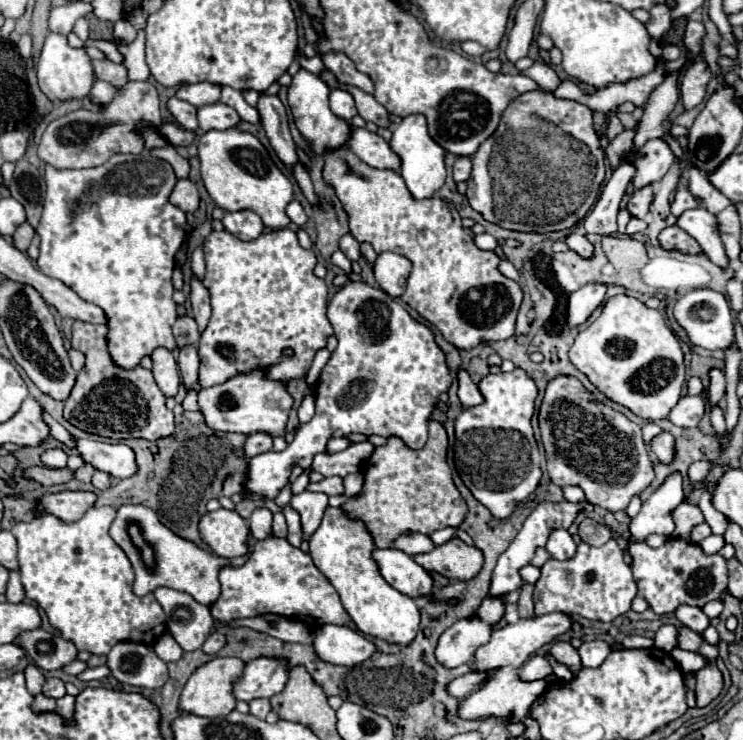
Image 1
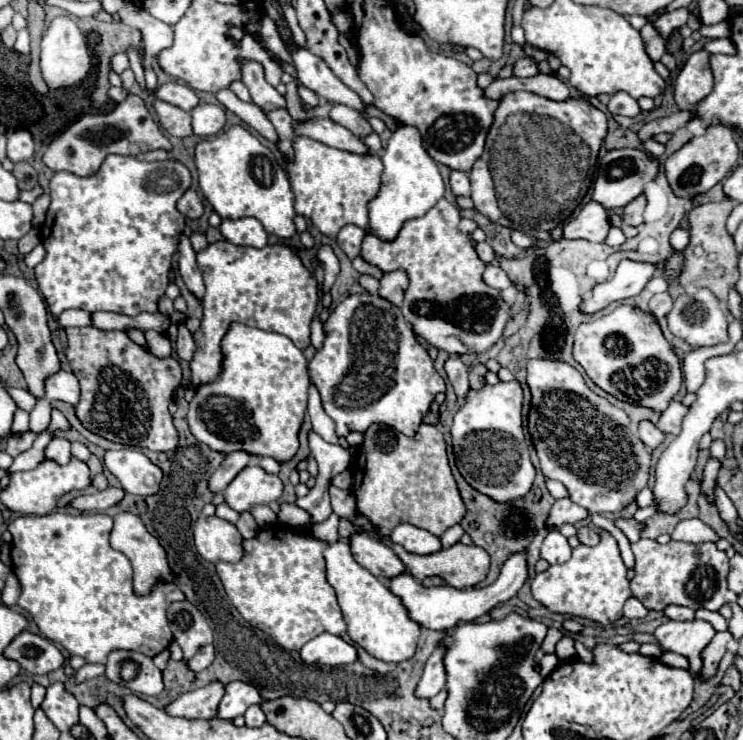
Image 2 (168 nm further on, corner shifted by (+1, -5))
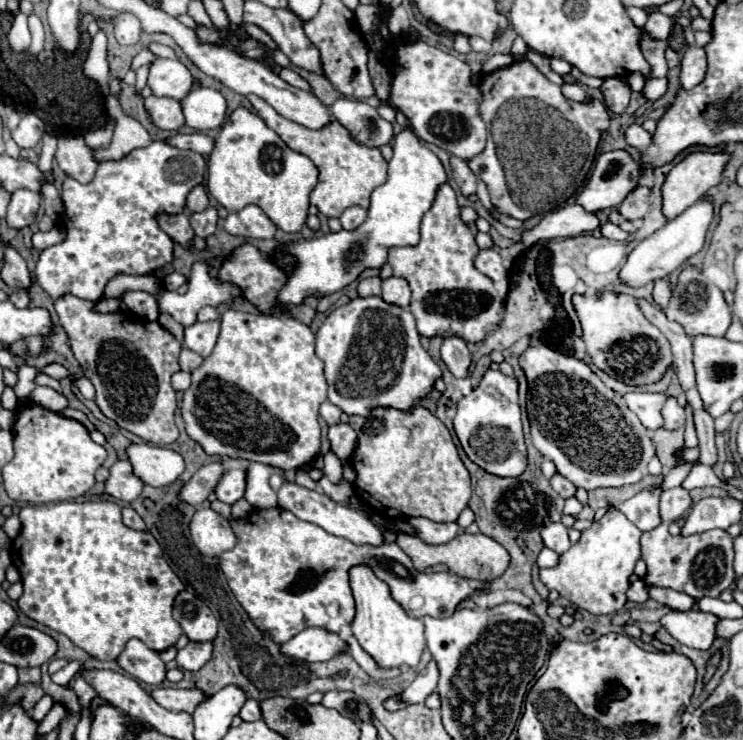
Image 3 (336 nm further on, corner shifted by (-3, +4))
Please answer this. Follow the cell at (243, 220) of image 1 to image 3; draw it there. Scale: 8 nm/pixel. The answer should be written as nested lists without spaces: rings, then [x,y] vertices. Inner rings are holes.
[[[248,205],[240,211],[232,211],[224,221],[224,229],[230,235],[240,235],[246,239],[272,239],[276,233],[276,225],[258,205]]]

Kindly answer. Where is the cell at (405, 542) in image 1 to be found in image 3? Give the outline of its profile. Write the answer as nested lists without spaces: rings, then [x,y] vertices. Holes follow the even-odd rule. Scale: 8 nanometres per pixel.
[[[414,517],[408,519],[410,525],[414,525],[414,529],[418,531],[418,537],[426,543],[432,545],[440,545],[440,543],[448,543],[450,539],[454,539],[460,533],[458,523],[436,523],[424,517]]]

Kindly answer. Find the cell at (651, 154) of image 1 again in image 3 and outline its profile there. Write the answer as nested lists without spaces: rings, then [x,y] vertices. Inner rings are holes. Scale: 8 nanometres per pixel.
[[[618,149],[602,153],[588,183],[576,197],[576,203],[588,213],[614,209],[638,185],[638,181],[640,165],[626,151]]]

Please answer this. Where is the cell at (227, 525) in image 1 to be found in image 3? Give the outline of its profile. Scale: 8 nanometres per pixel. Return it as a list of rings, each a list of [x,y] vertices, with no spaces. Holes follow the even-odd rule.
[[[196,509],[188,527],[192,543],[206,557],[230,551],[238,543],[234,531],[230,529],[230,521],[212,509]]]

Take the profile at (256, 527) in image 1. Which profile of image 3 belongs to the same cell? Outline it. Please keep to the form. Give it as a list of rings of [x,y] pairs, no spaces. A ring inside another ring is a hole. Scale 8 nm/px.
[[[250,463],[246,469],[246,493],[244,499],[254,509],[270,509],[276,507],[276,491],[268,485],[268,477],[272,475],[272,467],[262,463]]]

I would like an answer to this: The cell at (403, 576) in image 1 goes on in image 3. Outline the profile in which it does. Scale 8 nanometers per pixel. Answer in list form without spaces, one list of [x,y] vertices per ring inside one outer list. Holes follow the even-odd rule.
[[[284,483],[278,491],[278,505],[282,509],[288,509],[292,511],[298,519],[302,521],[308,521],[308,523],[314,523],[314,525],[320,525],[324,531],[332,533],[332,535],[338,535],[338,537],[344,537],[356,545],[380,545],[382,543],[382,537],[380,537],[380,529],[372,523],[370,517],[366,517],[362,511],[358,509],[352,509],[352,507],[346,507],[342,503],[336,503],[332,501],[330,497],[318,493],[318,491],[310,491],[306,487],[300,487],[296,483]]]

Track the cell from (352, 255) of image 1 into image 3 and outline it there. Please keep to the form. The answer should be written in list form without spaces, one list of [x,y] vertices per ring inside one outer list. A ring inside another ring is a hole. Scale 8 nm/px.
[[[354,205],[354,207],[348,207],[348,209],[342,213],[340,223],[342,223],[344,229],[350,229],[350,231],[352,231],[352,229],[356,229],[358,225],[362,225],[364,219],[366,219],[366,209]]]

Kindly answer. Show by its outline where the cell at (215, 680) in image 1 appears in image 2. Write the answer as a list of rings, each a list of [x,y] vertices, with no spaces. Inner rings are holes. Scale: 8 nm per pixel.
[[[210,682],[204,688],[180,694],[172,704],[166,706],[166,712],[170,716],[180,716],[188,720],[214,718],[222,696],[224,696],[224,686],[220,686],[220,682]]]

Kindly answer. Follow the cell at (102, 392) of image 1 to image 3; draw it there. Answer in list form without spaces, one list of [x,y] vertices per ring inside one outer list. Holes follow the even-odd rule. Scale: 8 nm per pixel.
[[[66,293],[54,301],[56,313],[60,317],[60,325],[64,327],[74,357],[80,365],[84,365],[86,379],[96,387],[96,403],[106,417],[116,421],[122,429],[138,435],[140,439],[154,445],[170,445],[178,439],[178,427],[174,423],[176,413],[176,391],[170,385],[170,377],[178,367],[178,355],[182,351],[182,343],[166,331],[158,321],[148,321],[132,315],[130,311],[118,313],[98,313],[94,311],[94,301],[78,299]]]

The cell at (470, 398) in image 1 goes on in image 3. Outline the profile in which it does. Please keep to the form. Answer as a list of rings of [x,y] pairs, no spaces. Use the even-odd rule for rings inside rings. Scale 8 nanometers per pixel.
[[[444,337],[442,347],[440,347],[440,355],[442,361],[446,363],[448,371],[454,377],[466,377],[468,375],[468,367],[472,363],[470,359],[470,351],[464,339],[460,337]]]

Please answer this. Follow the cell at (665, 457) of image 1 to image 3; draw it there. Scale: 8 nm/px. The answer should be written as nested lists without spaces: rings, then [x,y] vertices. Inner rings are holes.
[[[624,393],[622,399],[638,415],[644,427],[648,429],[662,427],[660,409],[668,399],[666,393]]]

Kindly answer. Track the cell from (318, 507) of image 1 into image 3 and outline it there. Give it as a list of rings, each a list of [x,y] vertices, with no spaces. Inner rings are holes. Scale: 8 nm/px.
[[[336,423],[328,431],[328,439],[332,443],[332,451],[348,463],[354,449],[356,449],[356,431],[348,423]]]

